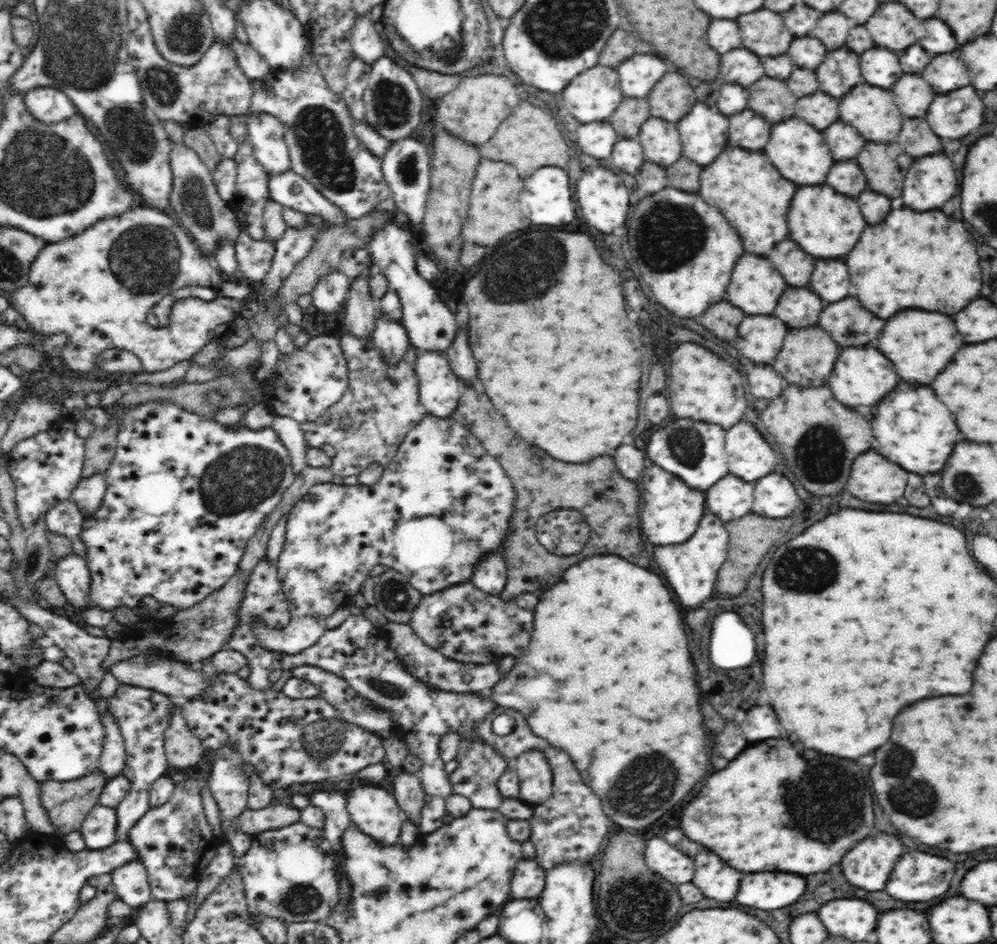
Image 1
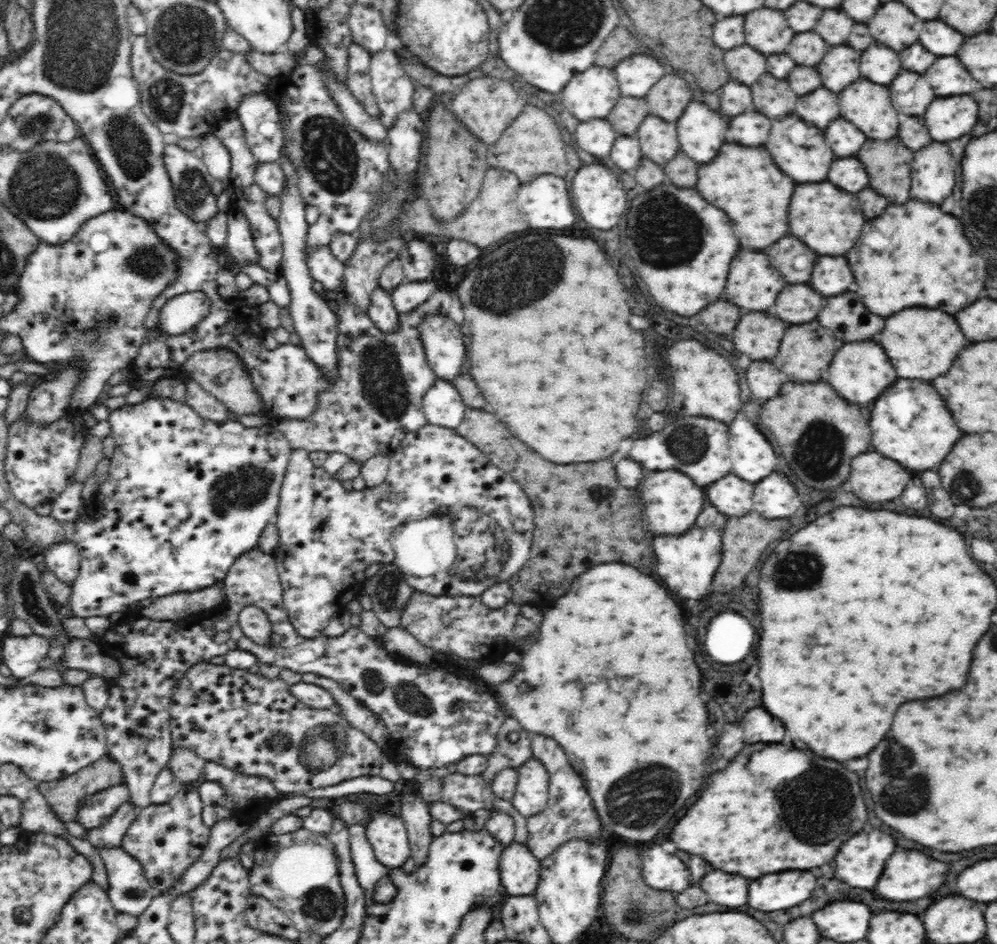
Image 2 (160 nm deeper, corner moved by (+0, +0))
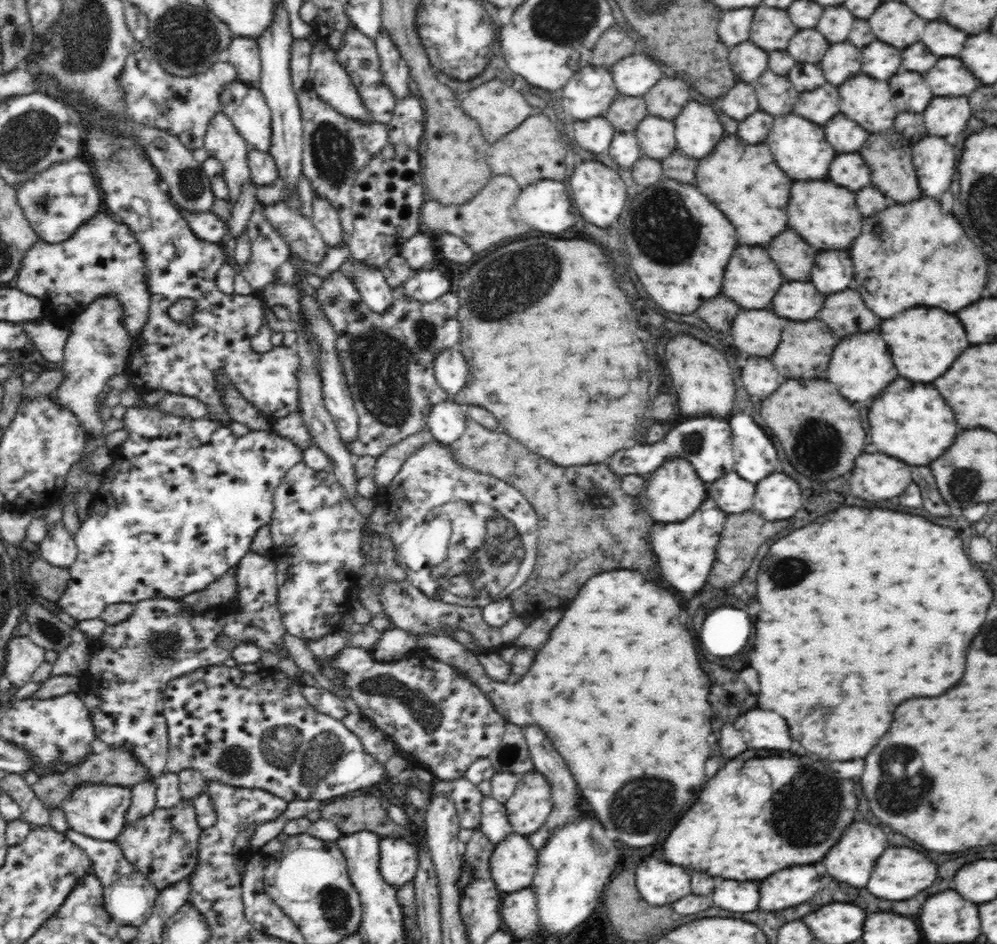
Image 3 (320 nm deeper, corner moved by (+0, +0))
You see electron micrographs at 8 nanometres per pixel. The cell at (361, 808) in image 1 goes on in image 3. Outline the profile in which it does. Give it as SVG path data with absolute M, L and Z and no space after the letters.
M384 835L378 839L379 867L383 879L398 890L414 880L418 870L415 844L409 837Z

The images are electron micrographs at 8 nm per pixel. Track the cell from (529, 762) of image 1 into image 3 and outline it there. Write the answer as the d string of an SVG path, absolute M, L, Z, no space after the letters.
M536 770L520 776L514 794L504 803L513 832L525 837L544 823L552 804L548 779Z

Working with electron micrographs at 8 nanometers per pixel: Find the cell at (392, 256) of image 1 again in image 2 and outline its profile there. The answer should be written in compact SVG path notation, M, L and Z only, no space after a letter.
M434 311L419 320L417 332L432 370L439 378L454 382L462 373L465 361L465 340L460 324L448 313Z

